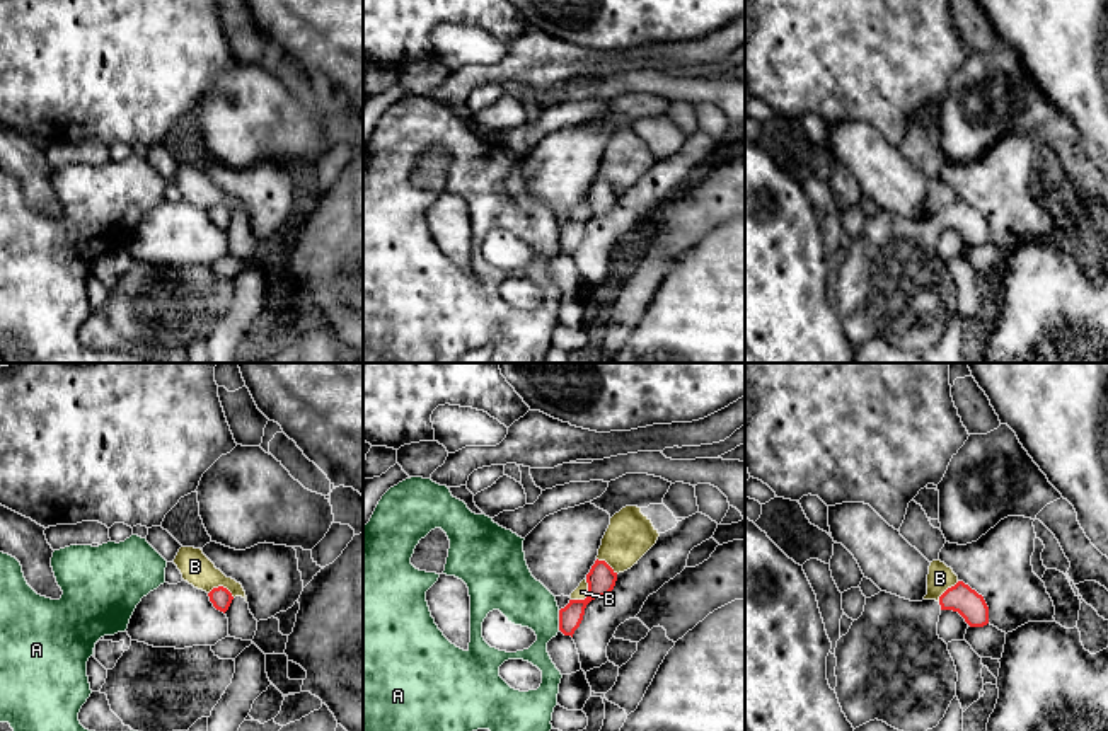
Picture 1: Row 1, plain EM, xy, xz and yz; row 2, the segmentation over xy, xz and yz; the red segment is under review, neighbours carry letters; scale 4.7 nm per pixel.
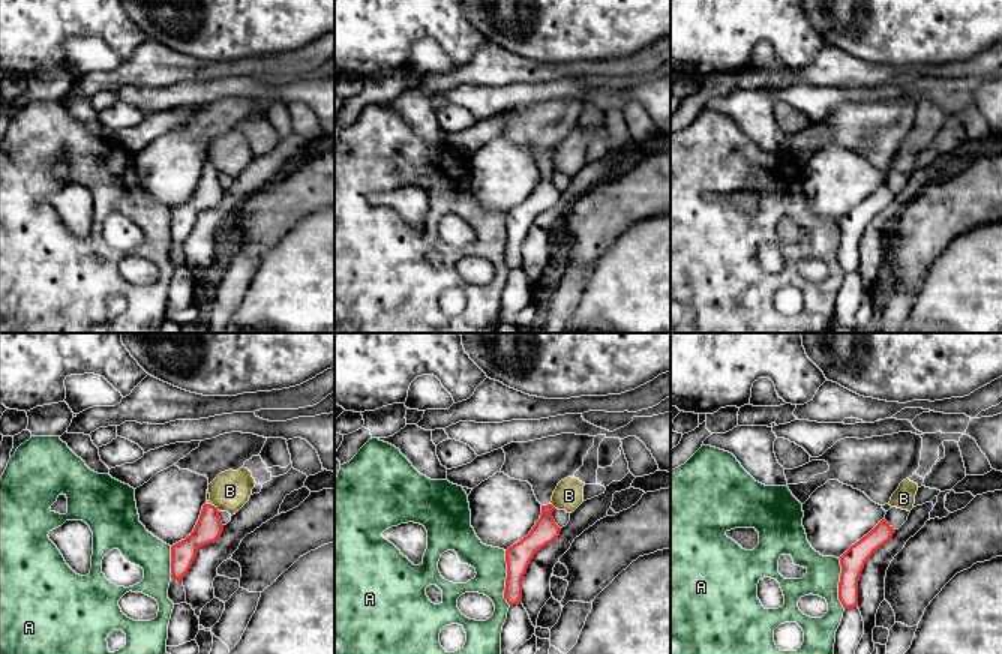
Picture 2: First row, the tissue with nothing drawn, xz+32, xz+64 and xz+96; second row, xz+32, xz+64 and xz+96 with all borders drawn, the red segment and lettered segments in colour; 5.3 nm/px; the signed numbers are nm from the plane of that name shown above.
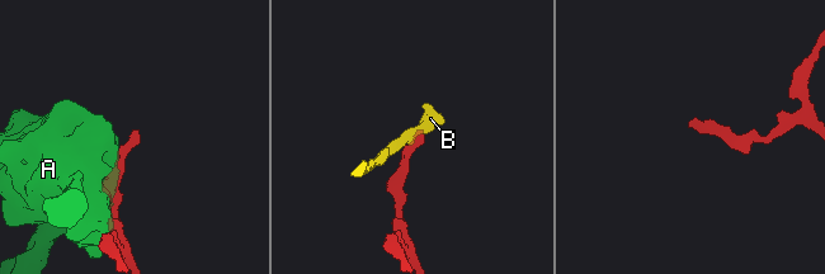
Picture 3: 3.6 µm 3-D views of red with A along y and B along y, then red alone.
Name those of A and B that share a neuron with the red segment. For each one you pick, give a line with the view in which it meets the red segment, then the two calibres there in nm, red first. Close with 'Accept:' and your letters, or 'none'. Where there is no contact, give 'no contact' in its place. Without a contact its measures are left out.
Accept: none

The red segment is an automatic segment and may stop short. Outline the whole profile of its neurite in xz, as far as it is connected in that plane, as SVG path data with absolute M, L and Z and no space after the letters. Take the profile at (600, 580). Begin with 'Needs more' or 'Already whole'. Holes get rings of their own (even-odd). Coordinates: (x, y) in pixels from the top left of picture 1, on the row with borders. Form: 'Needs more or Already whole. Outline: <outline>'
Already whole. Outline: M597 559L586 574L588 596L585 600L569 600L569 603L559 610L559 630L573 637L583 620L586 605L595 598L609 595L615 581L617 573L605 561Z

